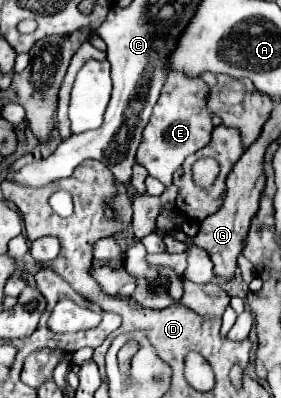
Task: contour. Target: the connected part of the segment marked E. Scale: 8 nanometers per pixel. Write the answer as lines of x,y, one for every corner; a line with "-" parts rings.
171,71
159,103
153,107
153,115
143,131
137,159
145,165
151,177
159,179
163,185
171,185
175,171
183,165
183,161
203,149
211,141
213,123
209,117
209,111
205,109
209,87
201,79
191,79
189,75
183,75
179,71

